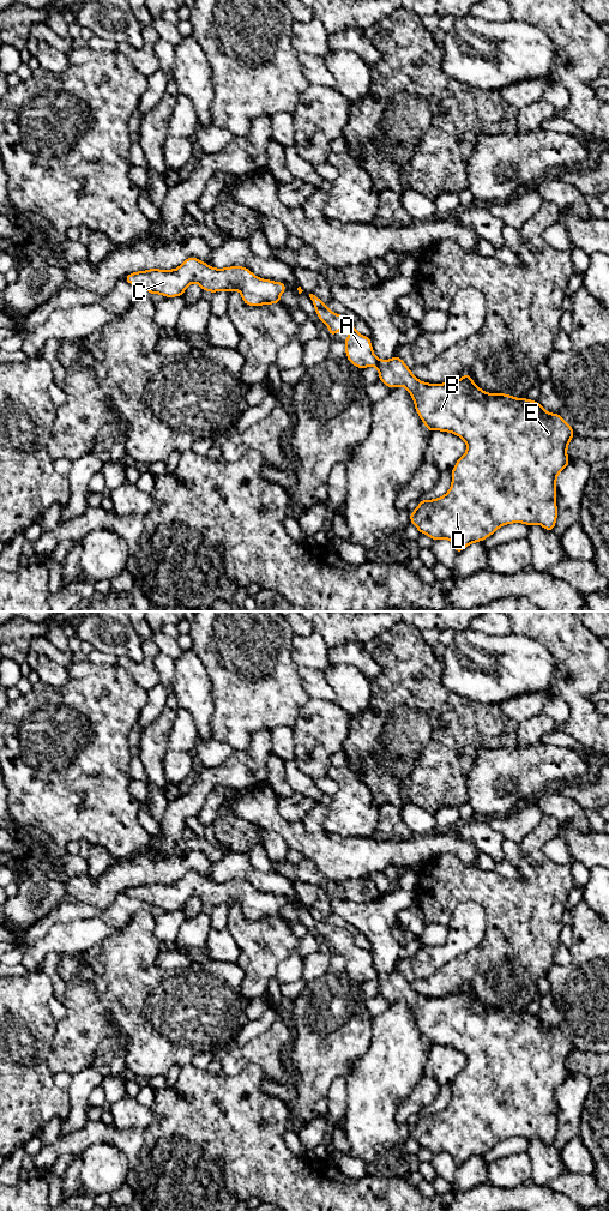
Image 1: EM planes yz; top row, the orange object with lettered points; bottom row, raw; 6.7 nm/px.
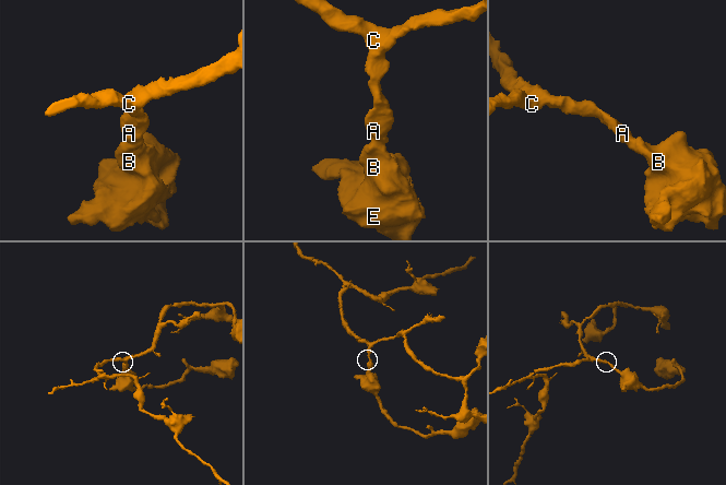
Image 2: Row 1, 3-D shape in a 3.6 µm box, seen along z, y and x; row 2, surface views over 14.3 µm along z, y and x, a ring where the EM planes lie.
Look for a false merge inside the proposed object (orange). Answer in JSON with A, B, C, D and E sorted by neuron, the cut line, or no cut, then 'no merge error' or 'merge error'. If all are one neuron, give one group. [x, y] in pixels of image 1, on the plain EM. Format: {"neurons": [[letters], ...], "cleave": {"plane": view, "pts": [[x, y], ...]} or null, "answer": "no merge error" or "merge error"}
{"neurons": [["A", "B", "C", "D", "E"]], "cleave": null, "answer": "no merge error"}

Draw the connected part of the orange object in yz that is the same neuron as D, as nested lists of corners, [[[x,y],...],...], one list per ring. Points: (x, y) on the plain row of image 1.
[[[309,908],[319,933],[330,941],[332,951],[346,939],[349,951],[344,954],[346,971],[350,977],[360,983],[373,980],[379,984],[379,994],[387,1001],[404,1000],[414,1012],[415,1023],[424,1036],[427,1044],[442,1044],[460,1050],[466,1056],[466,1066],[460,1071],[452,1086],[452,1099],[441,1111],[434,1114],[420,1114],[418,1121],[410,1126],[412,1137],[420,1147],[428,1149],[433,1155],[447,1152],[460,1167],[470,1157],[480,1156],[493,1149],[500,1140],[511,1137],[524,1137],[526,1139],[539,1138],[547,1145],[553,1145],[556,1132],[556,1091],[571,1076],[567,1071],[567,1060],[571,1056],[574,1044],[559,1029],[544,1024],[537,1014],[514,1012],[504,1007],[486,1007],[477,1001],[470,988],[465,987],[459,994],[451,994],[445,998],[427,998],[420,995],[398,970],[391,974],[380,974],[373,966],[370,951],[360,948],[351,935],[346,936],[345,930],[331,926],[315,909]]]

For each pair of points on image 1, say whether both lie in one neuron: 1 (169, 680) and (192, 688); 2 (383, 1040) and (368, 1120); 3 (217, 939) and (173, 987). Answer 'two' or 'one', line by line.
1: two
2: one
3: two

